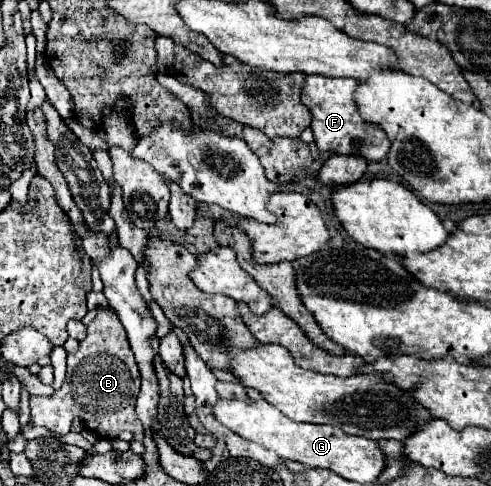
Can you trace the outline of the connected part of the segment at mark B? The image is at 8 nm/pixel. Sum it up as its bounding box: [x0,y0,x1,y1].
[30,308,142,438]

